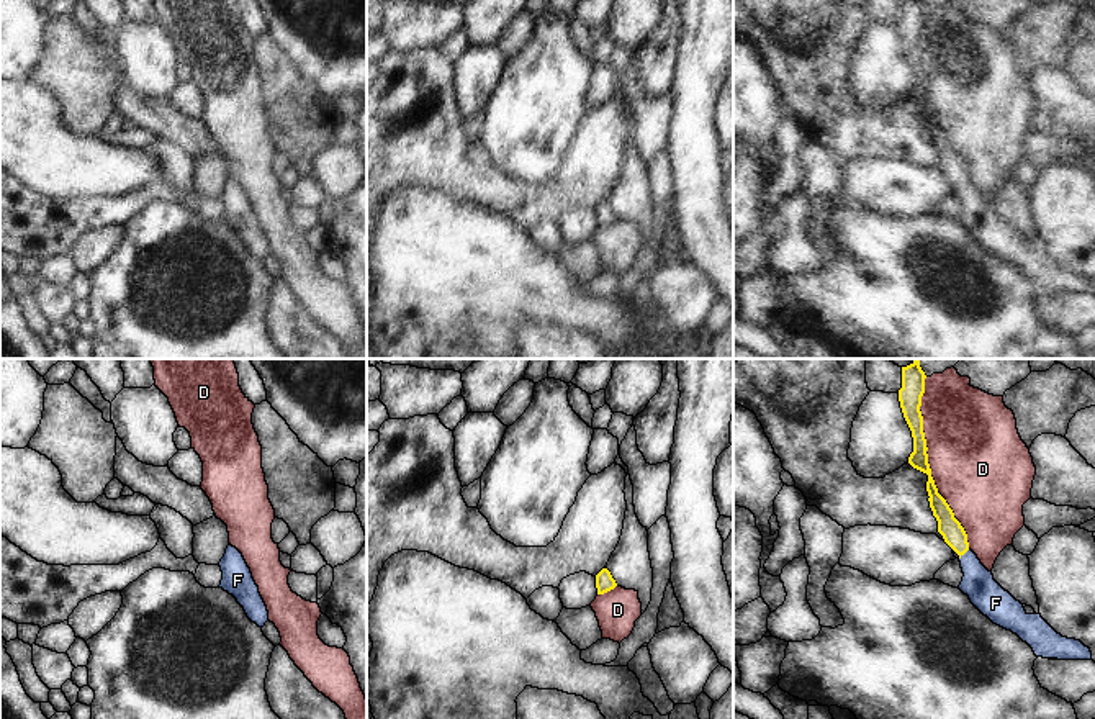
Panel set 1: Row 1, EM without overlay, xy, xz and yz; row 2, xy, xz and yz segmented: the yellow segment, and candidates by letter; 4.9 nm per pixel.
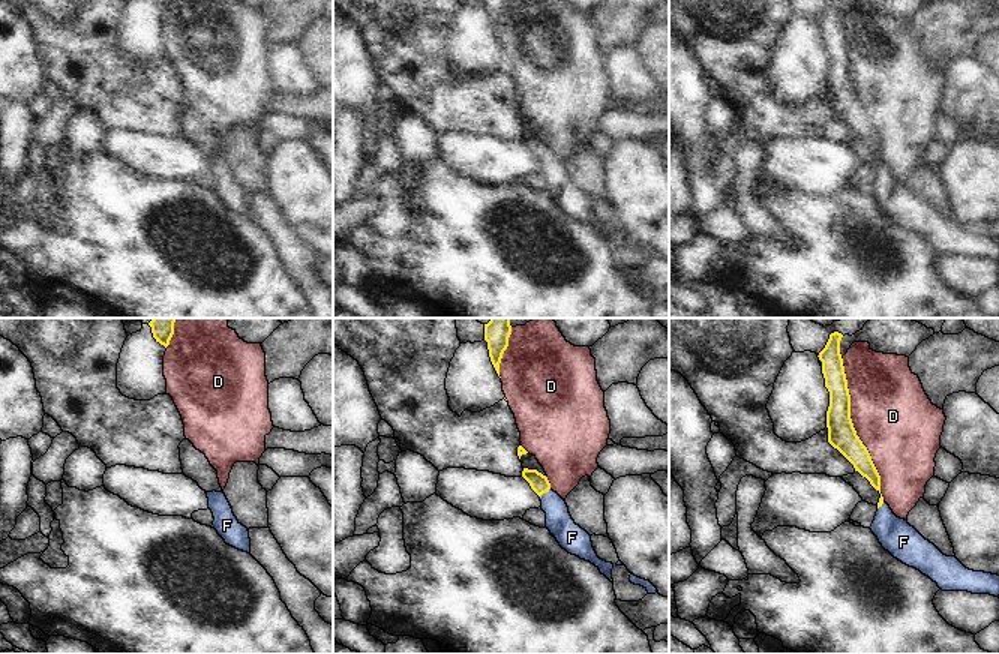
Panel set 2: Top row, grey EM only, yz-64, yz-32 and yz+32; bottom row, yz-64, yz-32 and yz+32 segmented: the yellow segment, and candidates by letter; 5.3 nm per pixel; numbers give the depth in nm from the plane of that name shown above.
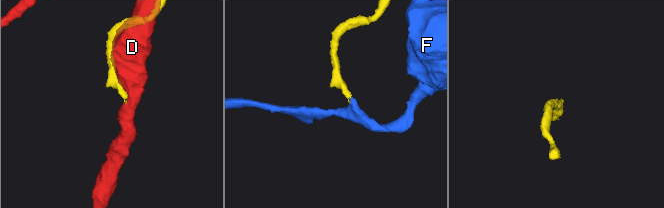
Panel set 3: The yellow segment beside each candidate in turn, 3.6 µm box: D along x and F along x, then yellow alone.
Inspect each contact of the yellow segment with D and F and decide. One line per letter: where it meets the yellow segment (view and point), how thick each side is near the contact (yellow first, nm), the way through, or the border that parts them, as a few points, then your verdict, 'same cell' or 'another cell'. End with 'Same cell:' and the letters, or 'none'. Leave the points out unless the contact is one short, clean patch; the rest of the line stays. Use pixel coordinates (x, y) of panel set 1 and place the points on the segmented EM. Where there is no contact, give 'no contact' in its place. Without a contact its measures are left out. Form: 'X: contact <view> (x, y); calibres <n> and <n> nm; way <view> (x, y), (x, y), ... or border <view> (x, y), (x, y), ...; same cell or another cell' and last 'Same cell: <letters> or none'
D: contact yz (927, 462); calibres 100 and 480 nm; another cell
F: contact yz (964, 552); calibres 110 and 160 nm; way yz (950, 528), (964, 552), (977, 583); same cell
Same cell: F

